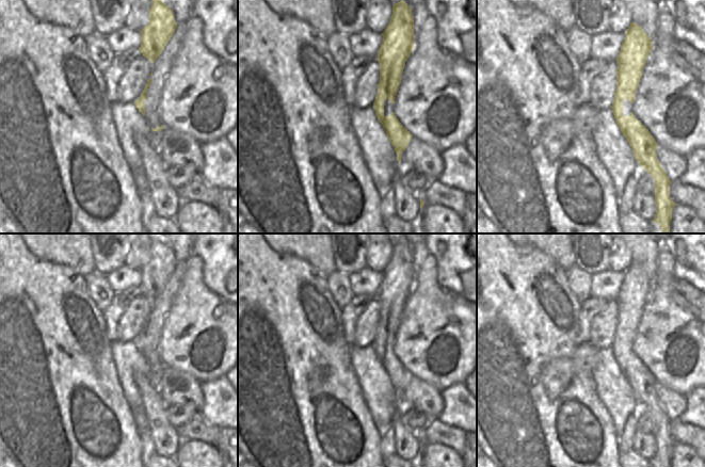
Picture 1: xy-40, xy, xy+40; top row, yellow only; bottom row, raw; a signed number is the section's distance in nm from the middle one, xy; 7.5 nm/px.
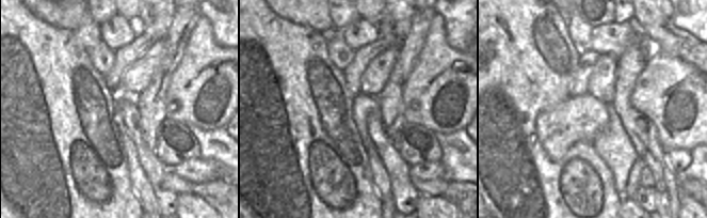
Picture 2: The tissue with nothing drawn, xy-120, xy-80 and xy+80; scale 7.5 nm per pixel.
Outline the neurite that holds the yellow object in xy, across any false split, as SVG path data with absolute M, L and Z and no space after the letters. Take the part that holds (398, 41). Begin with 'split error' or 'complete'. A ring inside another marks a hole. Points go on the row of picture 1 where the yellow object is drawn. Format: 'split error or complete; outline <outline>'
complete; outline M403 0L392 5L390 21L382 36L383 41L378 53L380 81L373 109L400 163L401 154L413 135L394 112L389 116L384 115L384 102L388 98L391 103L395 103L405 62L414 49L414 17L412 9Z

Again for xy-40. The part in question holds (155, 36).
complete; outline M151 0L149 21L141 30L139 49L142 55L155 63L173 36L176 28L177 22L171 7L162 0Z

